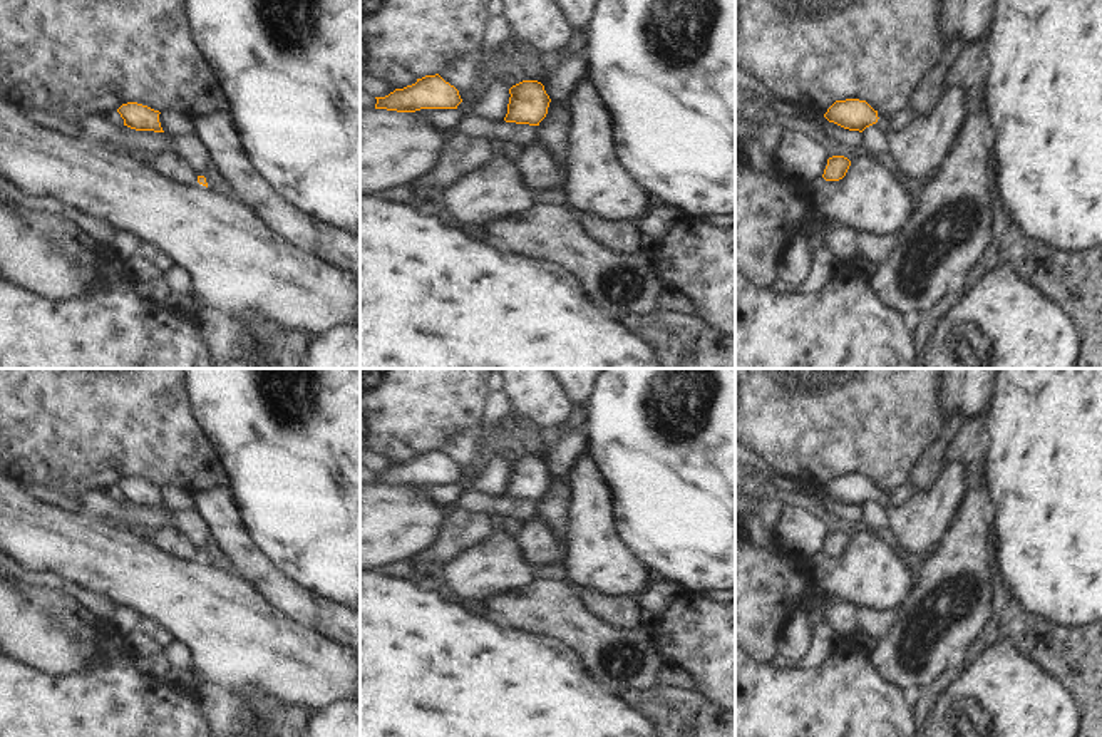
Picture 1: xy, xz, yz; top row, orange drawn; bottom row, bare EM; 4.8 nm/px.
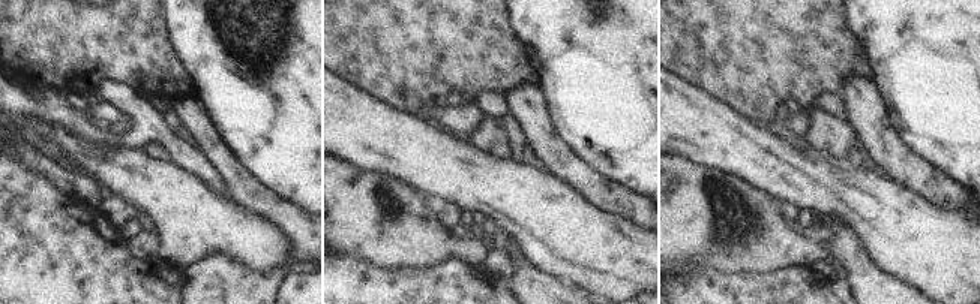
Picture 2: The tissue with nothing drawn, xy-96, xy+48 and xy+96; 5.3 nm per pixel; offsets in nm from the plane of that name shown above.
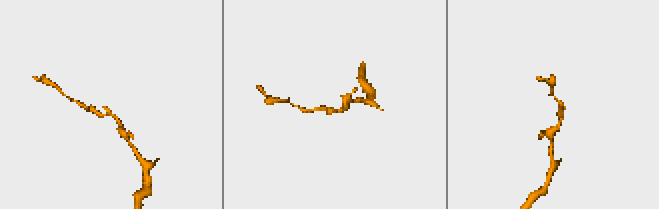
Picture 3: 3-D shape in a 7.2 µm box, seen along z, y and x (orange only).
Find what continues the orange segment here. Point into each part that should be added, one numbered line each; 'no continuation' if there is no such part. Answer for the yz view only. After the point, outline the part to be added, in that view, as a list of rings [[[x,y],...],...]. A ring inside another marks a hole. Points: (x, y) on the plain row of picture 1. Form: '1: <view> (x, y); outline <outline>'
1: yz (891, 501); outline [[[908,481],[891,494],[884,492],[881,487],[878,487],[878,492],[879,492],[878,497],[873,501],[886,508],[888,511],[893,511],[904,506],[914,496],[916,491],[913,487],[913,482]]]

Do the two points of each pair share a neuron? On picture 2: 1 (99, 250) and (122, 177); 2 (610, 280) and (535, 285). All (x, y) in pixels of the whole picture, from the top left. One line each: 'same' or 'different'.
1: different
2: different

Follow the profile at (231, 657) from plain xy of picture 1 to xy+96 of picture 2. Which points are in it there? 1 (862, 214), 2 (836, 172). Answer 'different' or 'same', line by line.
1: same
2: same

